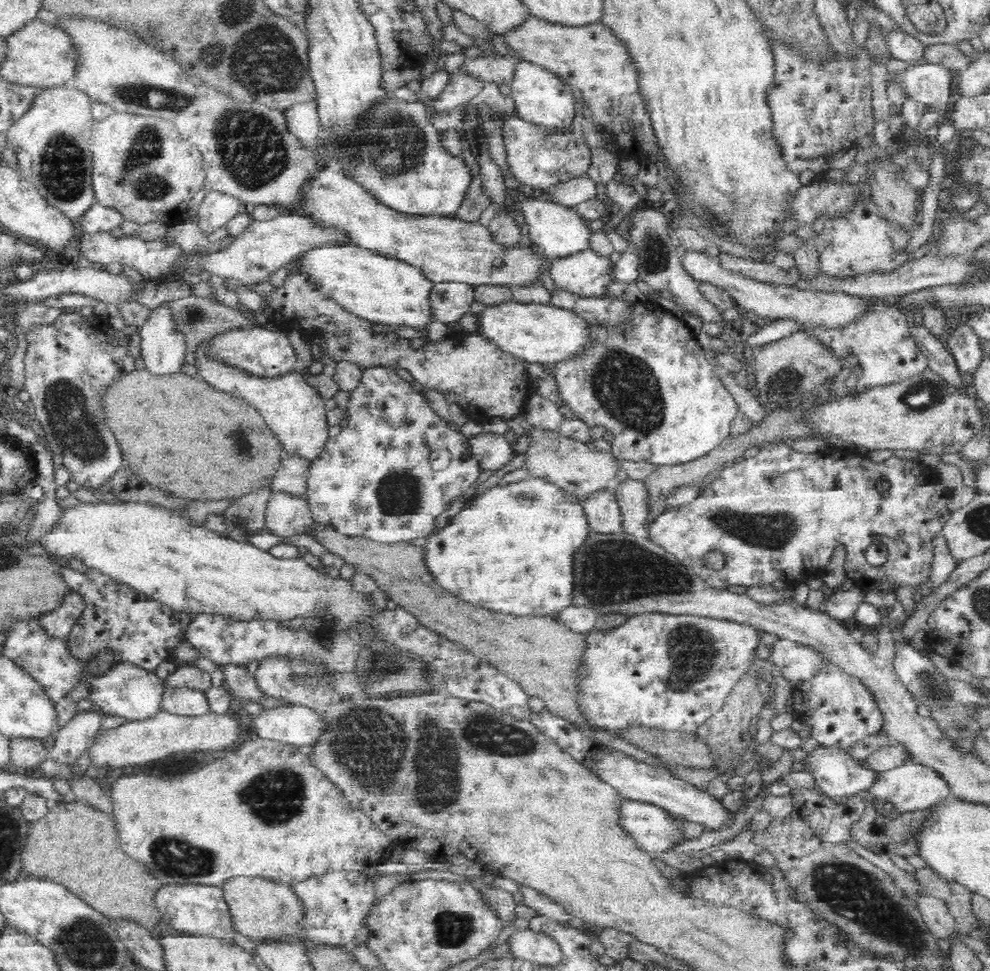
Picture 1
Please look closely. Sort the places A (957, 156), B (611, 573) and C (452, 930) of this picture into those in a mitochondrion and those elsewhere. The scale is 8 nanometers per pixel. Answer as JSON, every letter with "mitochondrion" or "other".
{"A":"other","B":"mitochondrion","C":"mitochondrion"}

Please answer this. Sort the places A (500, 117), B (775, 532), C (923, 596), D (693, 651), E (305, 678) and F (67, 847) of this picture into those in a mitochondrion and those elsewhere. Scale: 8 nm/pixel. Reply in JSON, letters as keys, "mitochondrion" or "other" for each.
{"A":"other","B":"mitochondrion","C":"other","D":"mitochondrion","E":"mitochondrion","F":"other"}

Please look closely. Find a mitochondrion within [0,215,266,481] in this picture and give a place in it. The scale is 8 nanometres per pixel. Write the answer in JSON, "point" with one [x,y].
{"point":[71,419]}

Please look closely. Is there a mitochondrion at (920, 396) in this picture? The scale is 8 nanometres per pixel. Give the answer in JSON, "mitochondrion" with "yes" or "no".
{"mitochondrion":"yes"}

